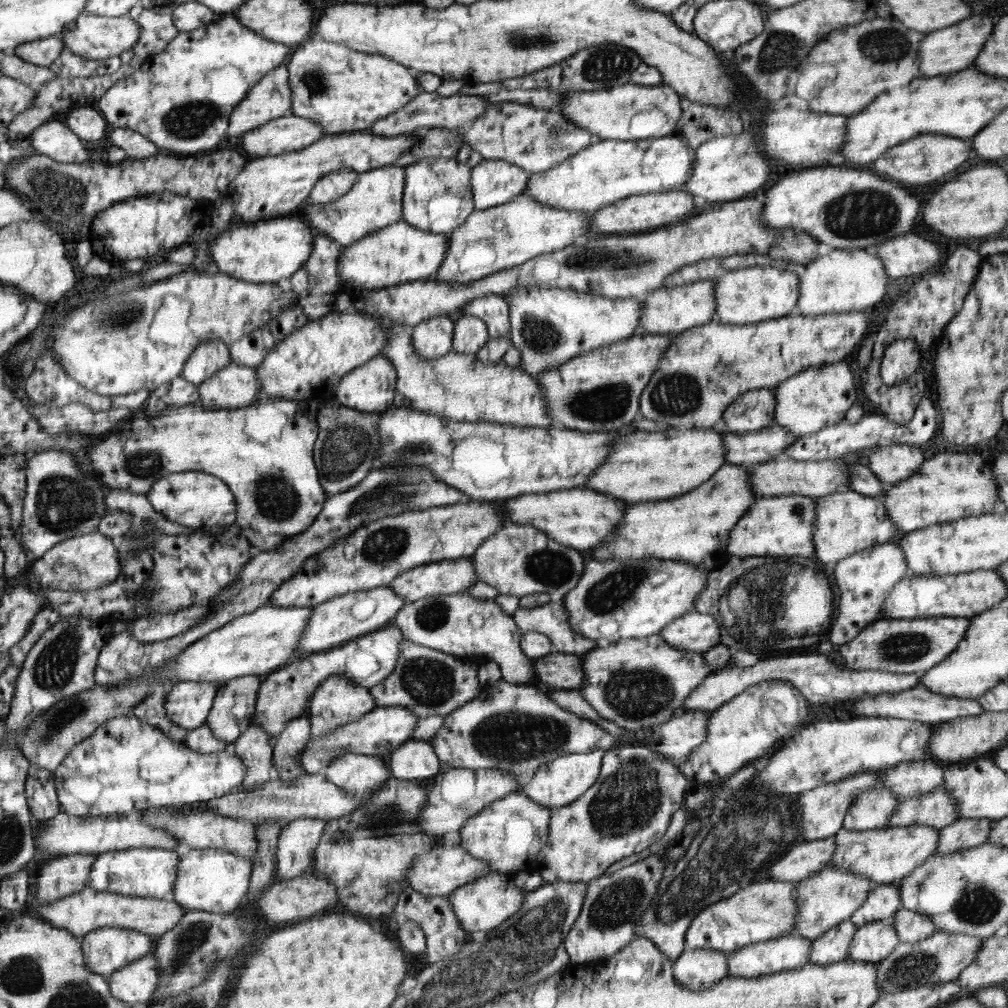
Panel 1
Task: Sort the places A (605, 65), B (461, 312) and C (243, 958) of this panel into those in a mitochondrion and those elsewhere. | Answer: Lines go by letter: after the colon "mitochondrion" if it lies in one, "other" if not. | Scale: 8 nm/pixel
A: mitochondrion
B: other
C: other

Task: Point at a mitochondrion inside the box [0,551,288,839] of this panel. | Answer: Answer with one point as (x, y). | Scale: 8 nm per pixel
(53, 669)

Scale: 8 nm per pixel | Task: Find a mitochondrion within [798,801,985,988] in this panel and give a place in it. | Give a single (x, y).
(910, 968)

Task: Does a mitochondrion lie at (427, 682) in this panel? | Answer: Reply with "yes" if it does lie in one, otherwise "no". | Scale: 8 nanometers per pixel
yes

